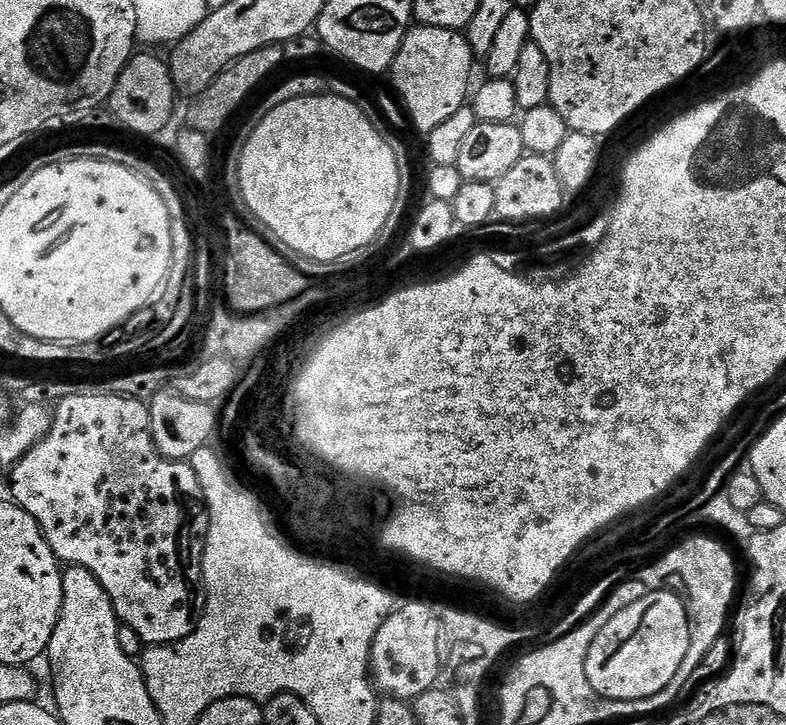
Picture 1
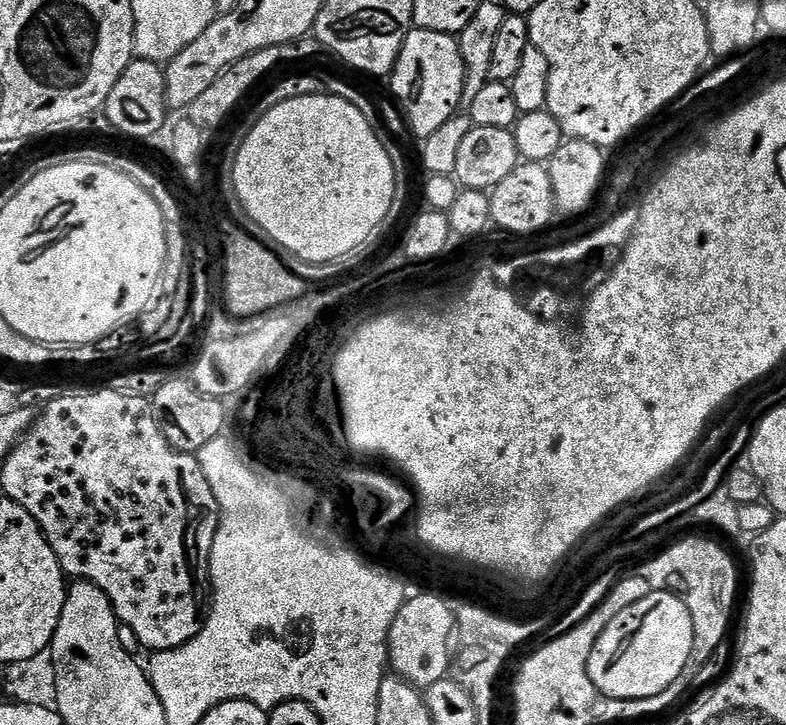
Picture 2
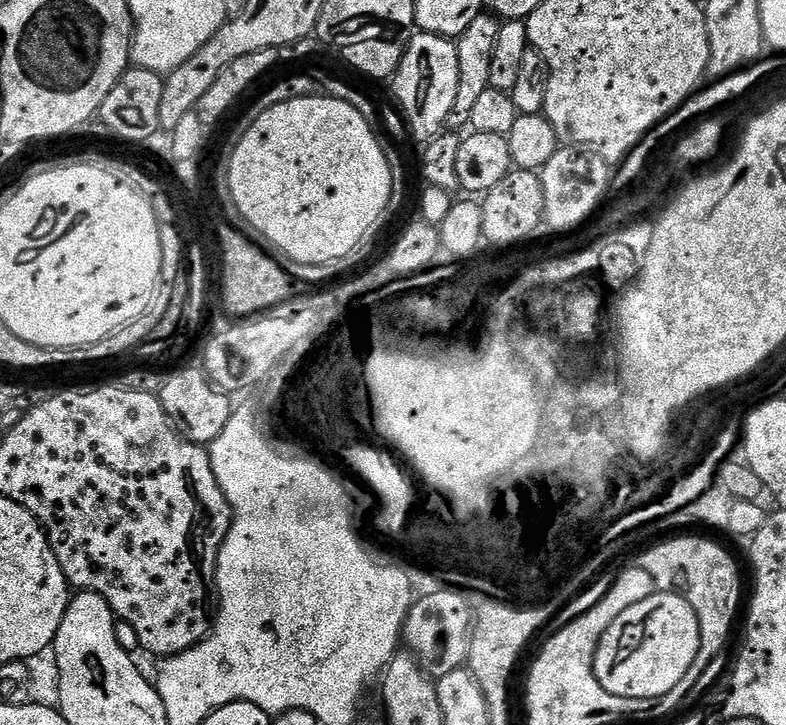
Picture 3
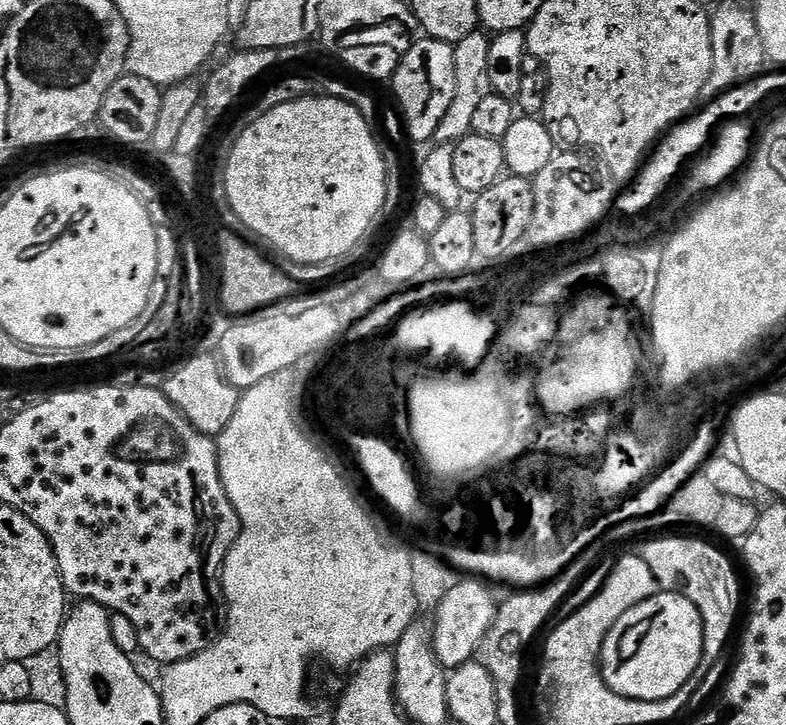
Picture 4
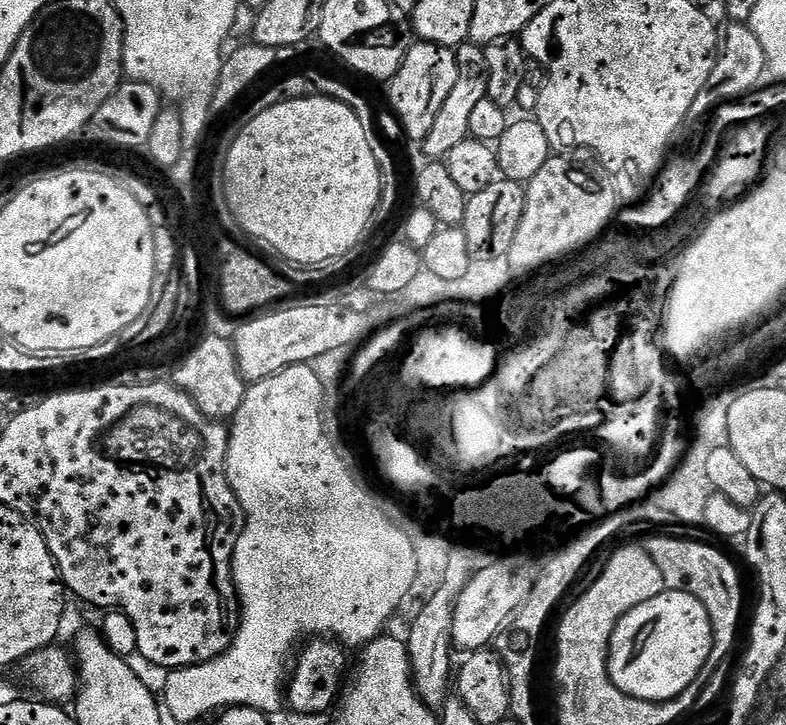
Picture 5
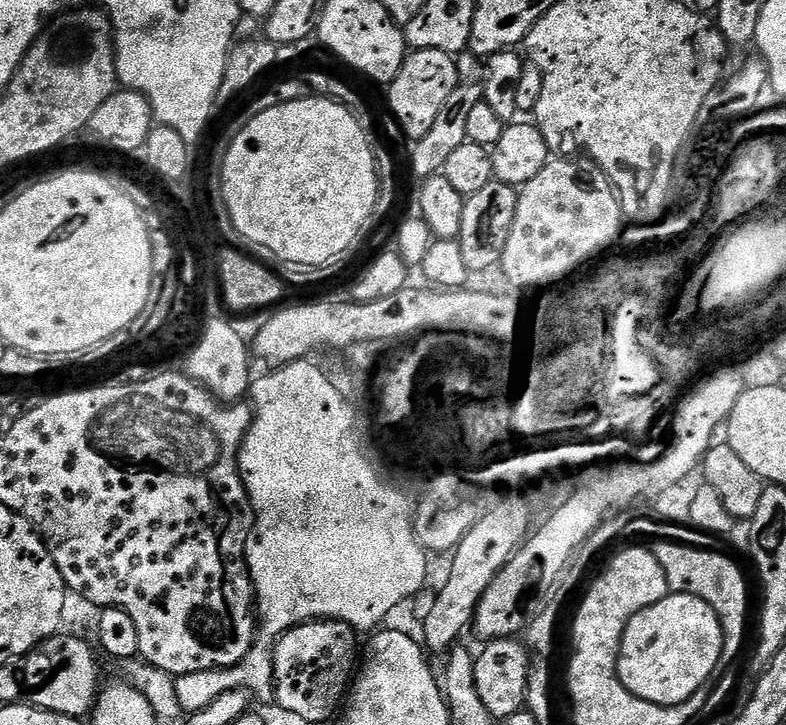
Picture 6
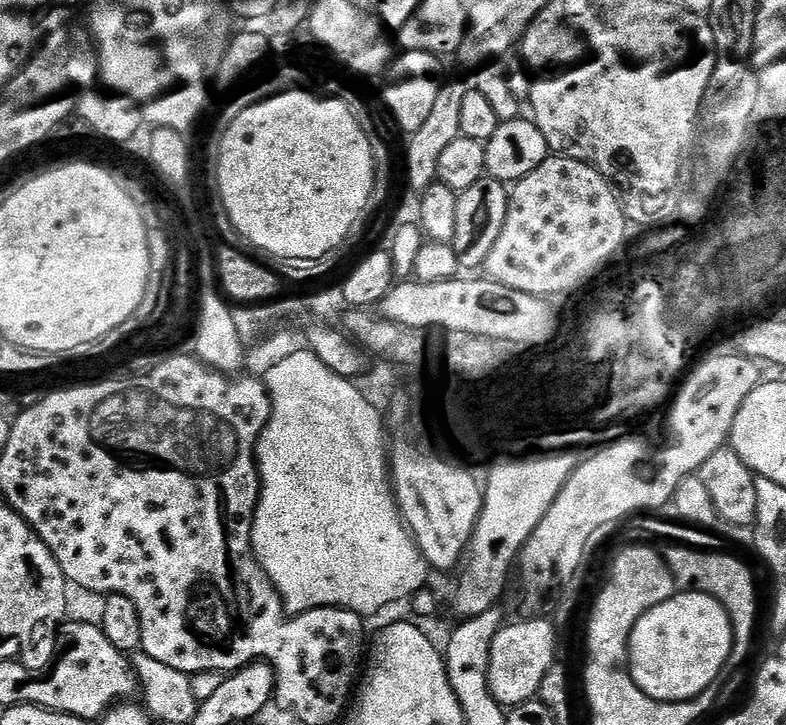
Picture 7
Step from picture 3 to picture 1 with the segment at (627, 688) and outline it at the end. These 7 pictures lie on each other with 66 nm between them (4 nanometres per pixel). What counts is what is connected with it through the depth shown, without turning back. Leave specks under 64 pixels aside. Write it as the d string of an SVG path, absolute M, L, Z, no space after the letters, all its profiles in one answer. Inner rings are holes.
M649 590L634 606L626 606L622 614L614 614L606 626L594 638L590 650L584 657L586 678L590 686L607 700L641 700L658 694L670 686L670 678L678 674L678 666L688 657L690 650L690 622L683 600L674 592L667 590Z

